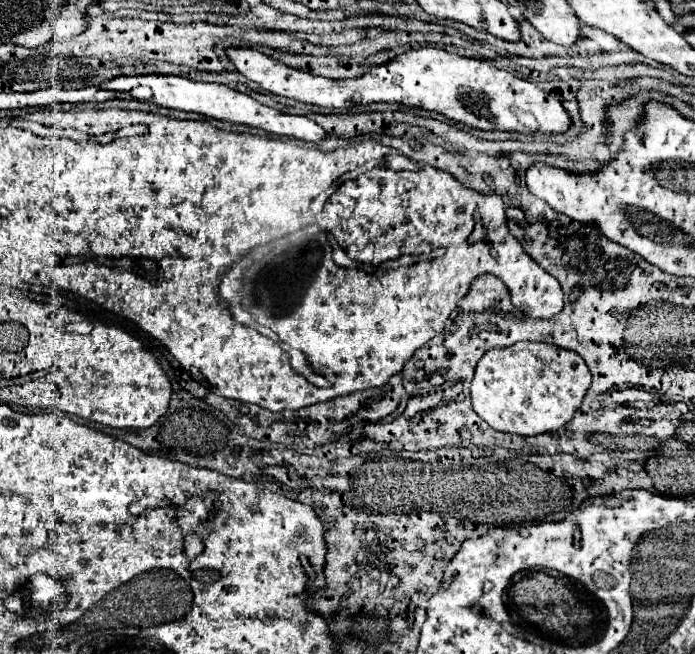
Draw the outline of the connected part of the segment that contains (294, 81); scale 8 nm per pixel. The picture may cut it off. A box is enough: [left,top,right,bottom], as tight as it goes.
[227,48,349,108]

